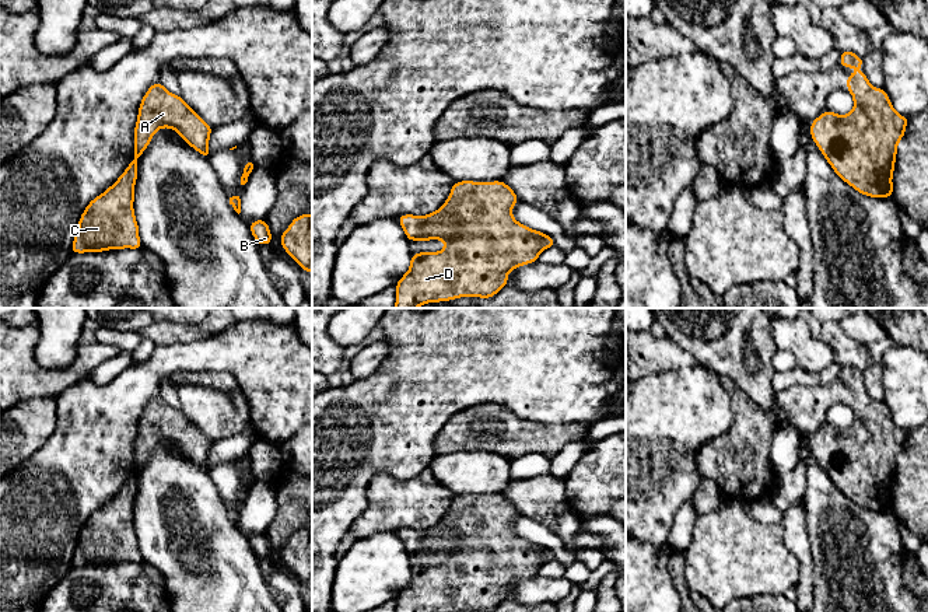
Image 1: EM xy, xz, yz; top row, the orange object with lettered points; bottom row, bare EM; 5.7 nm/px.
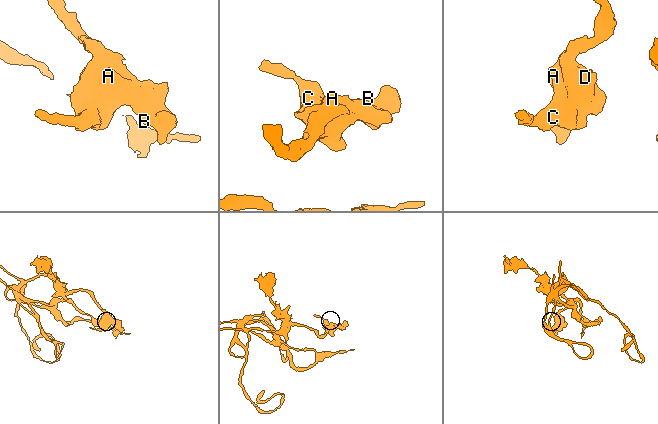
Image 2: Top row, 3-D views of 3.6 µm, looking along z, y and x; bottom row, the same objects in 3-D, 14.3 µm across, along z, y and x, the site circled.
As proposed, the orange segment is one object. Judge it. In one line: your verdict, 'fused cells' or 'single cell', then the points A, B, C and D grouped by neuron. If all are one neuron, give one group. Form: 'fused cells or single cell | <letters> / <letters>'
single cell | A B C D

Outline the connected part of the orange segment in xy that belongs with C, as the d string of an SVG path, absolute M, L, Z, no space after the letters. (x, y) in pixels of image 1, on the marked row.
M155 81L139 106L134 126L134 158L118 181L84 209L71 252L143 248L133 210L137 161L161 127L178 132L203 157L211 157L207 146L213 127L182 97L171 94L160 81Z

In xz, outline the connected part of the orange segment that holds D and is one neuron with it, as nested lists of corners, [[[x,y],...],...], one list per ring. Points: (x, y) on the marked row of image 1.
[[[462,181],[454,182],[448,199],[434,213],[398,217],[409,241],[442,239],[445,248],[412,255],[409,272],[395,286],[395,308],[417,308],[459,297],[490,298],[507,286],[508,272],[537,262],[539,253],[556,241],[512,217],[512,206],[518,202],[519,197],[502,181]]]

